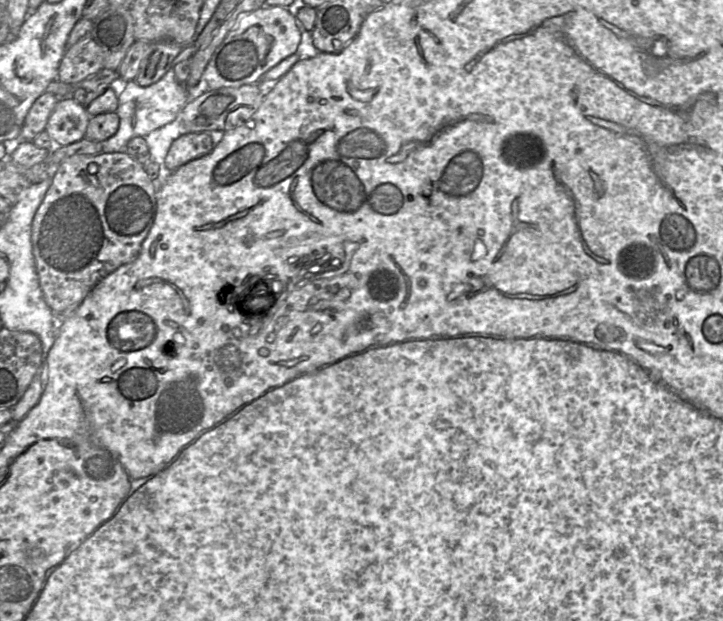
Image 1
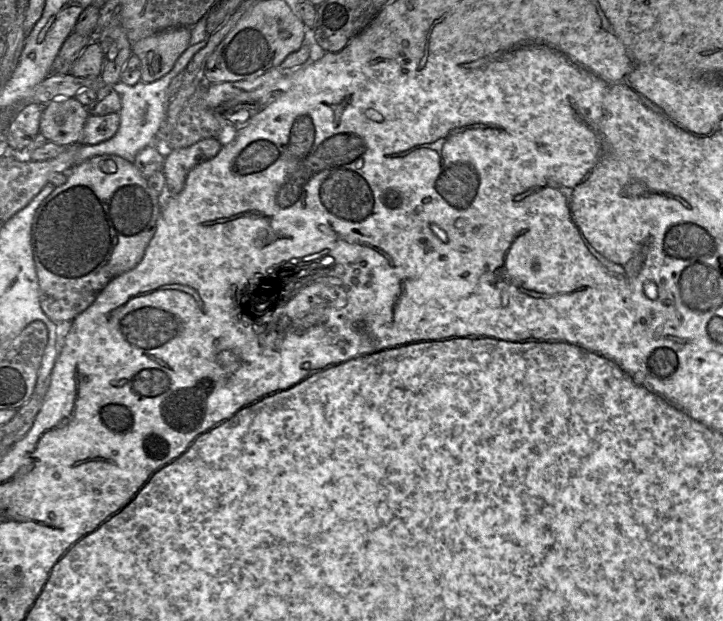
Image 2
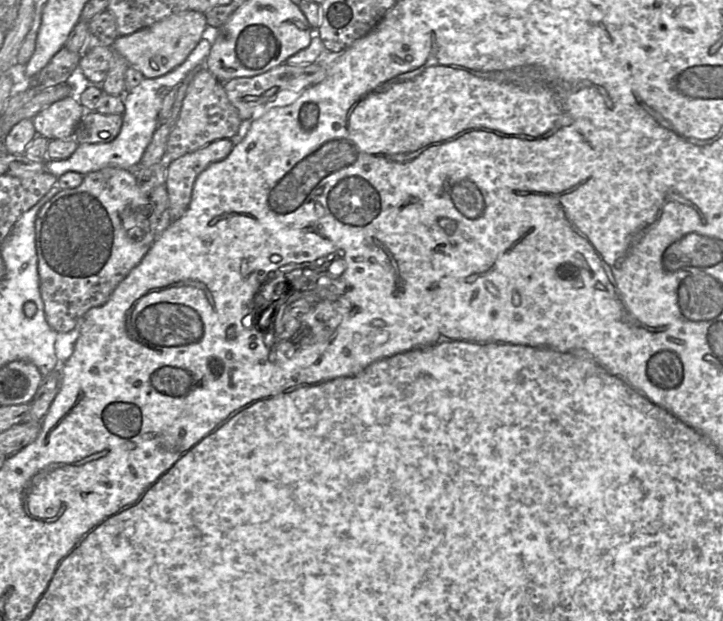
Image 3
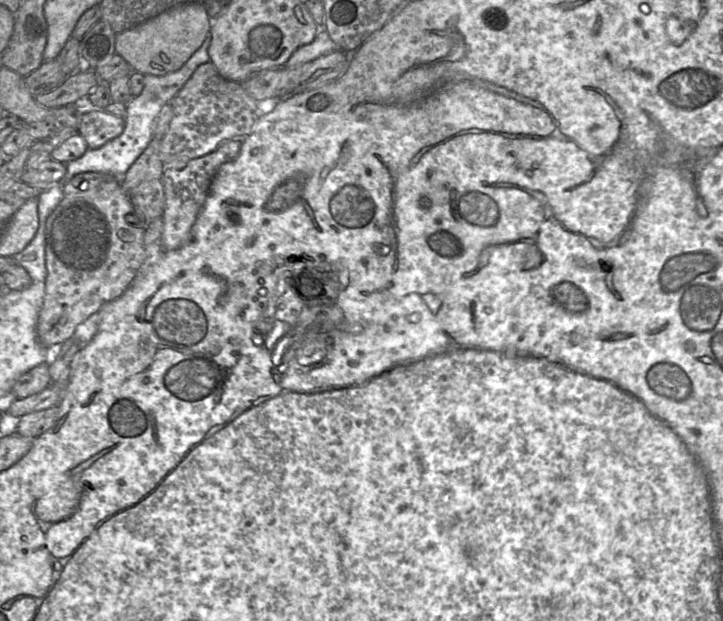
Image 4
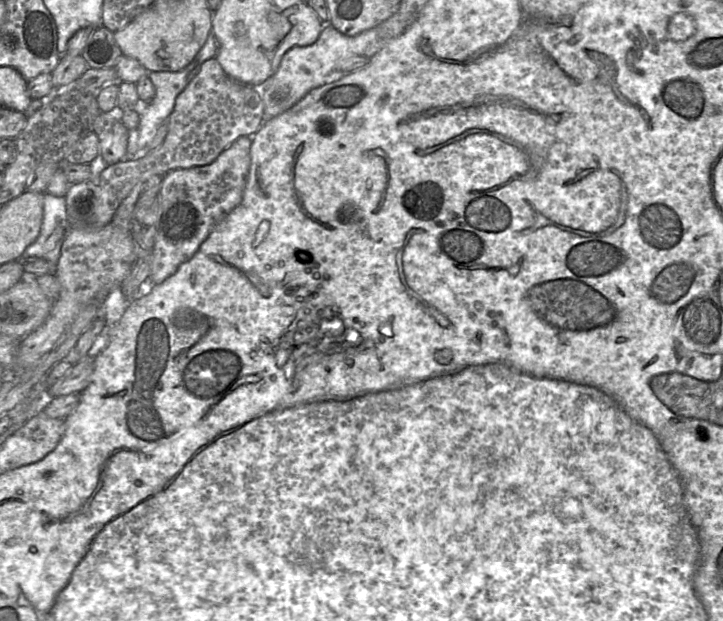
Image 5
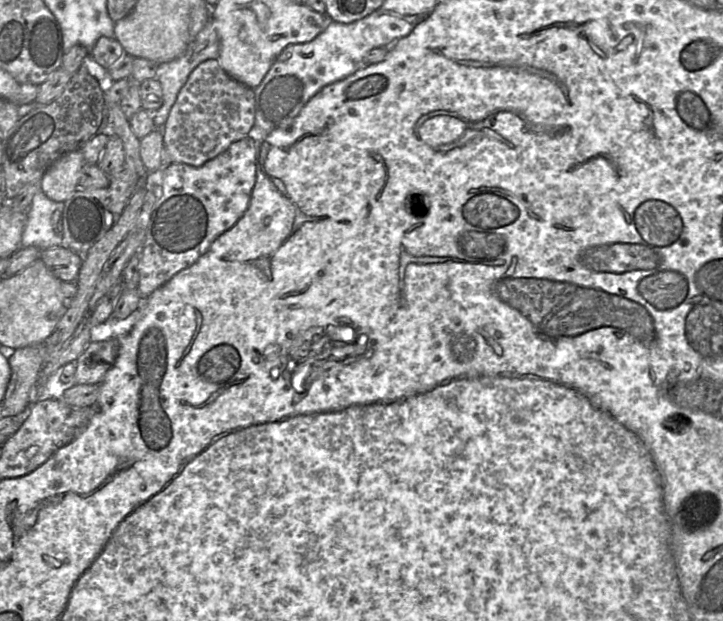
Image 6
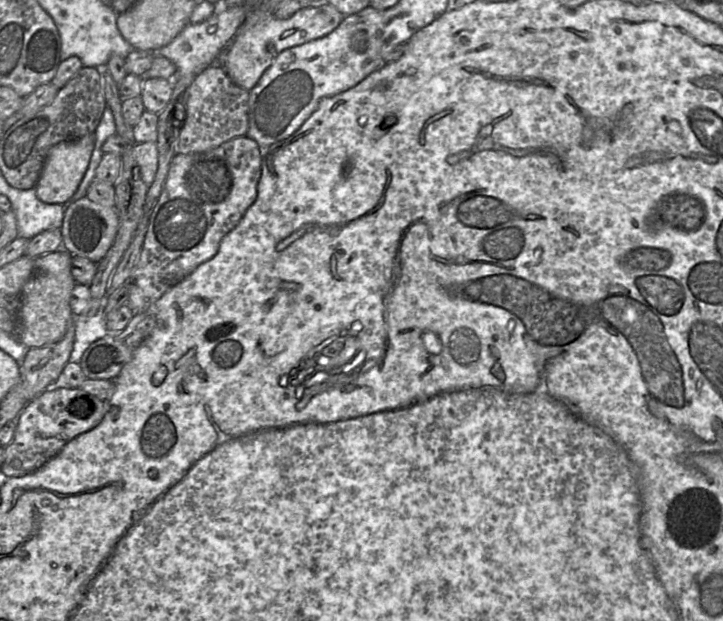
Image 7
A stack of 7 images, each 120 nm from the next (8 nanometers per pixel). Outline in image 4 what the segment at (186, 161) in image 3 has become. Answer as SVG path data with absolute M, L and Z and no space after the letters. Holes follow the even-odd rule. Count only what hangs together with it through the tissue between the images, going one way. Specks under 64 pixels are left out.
M241 139L222 140L215 150L190 160L184 168L164 170L161 178L165 194L163 232L160 238L162 251L177 250L188 241L191 230L205 204L215 174L221 165L234 160L239 155L241 147Z

